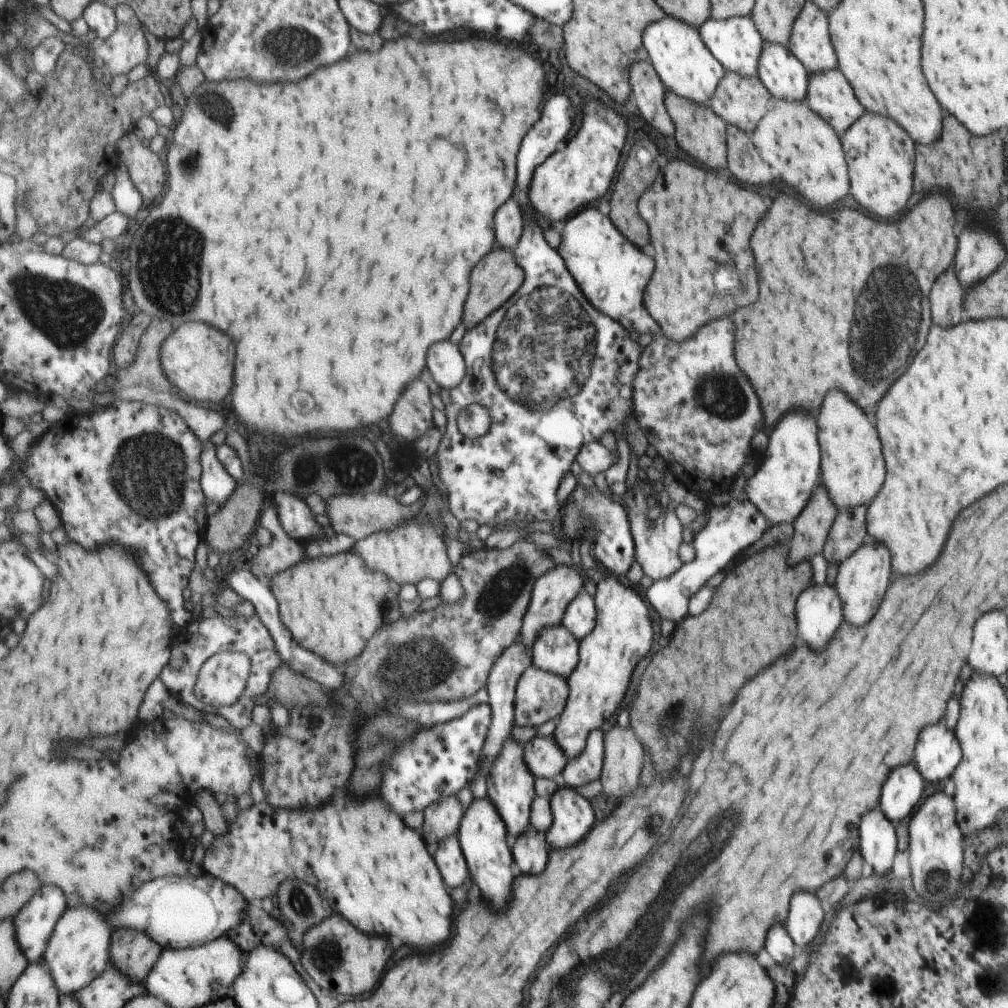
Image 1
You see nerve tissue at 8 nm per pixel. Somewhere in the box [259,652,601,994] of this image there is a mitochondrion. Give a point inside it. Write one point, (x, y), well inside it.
(326, 954)

